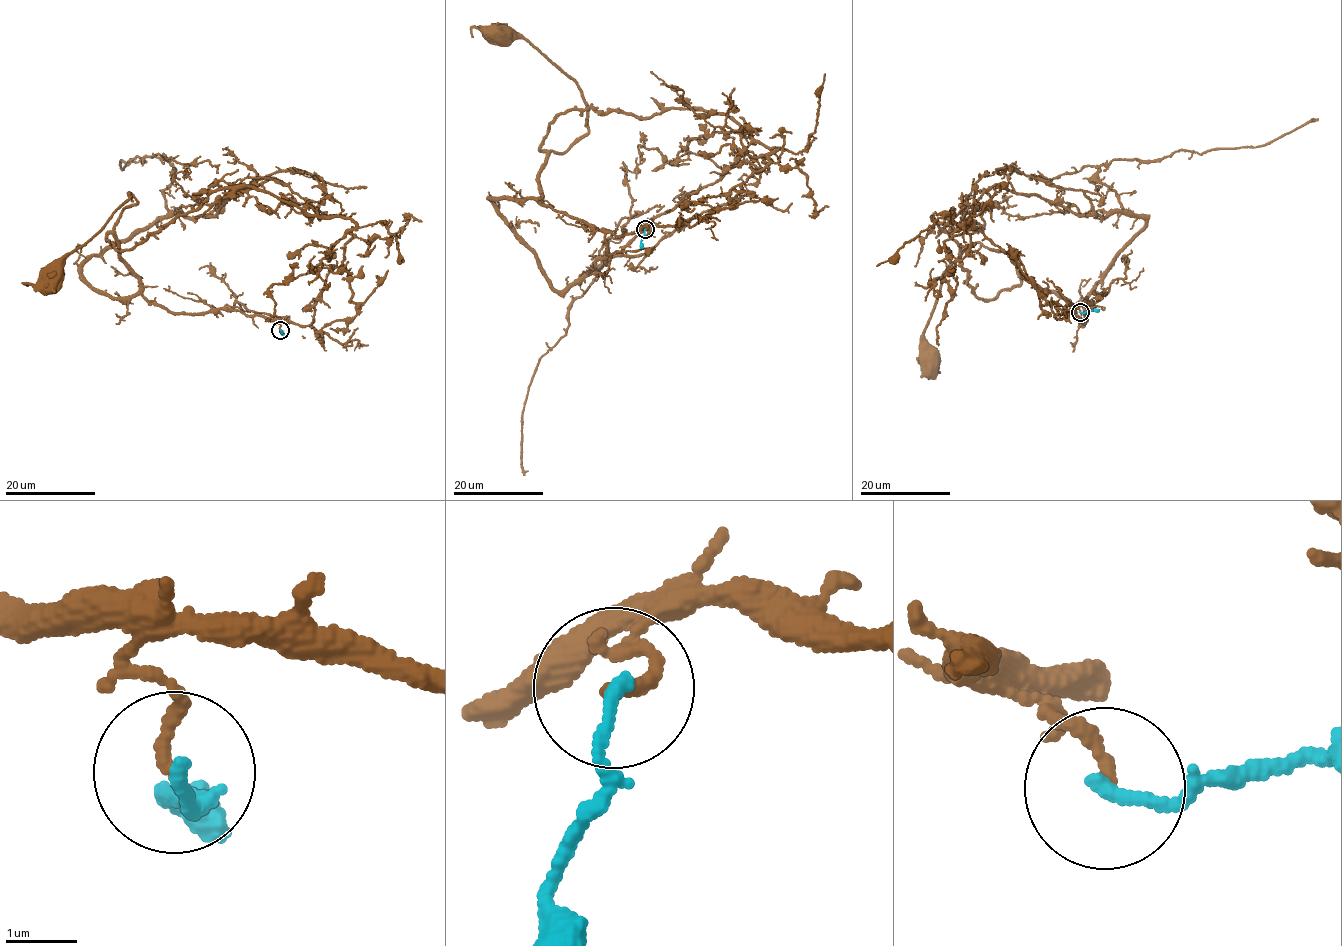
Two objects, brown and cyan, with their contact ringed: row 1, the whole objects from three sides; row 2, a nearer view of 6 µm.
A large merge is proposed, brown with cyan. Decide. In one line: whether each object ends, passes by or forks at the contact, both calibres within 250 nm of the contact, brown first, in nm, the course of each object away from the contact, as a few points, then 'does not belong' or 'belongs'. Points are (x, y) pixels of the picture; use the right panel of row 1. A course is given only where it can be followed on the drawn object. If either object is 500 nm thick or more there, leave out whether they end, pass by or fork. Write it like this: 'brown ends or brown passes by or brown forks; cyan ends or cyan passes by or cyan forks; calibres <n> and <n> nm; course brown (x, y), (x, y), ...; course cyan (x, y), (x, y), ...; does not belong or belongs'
brown ends; cyan ends; calibres 160 and 190 nm; course brown (1080, 312), (1090, 301), (1084, 323), (1008, 252), (972, 243), (943, 277), (924, 333), (930, 362); course cyan (1080, 312), (1098, 309); does not belong

